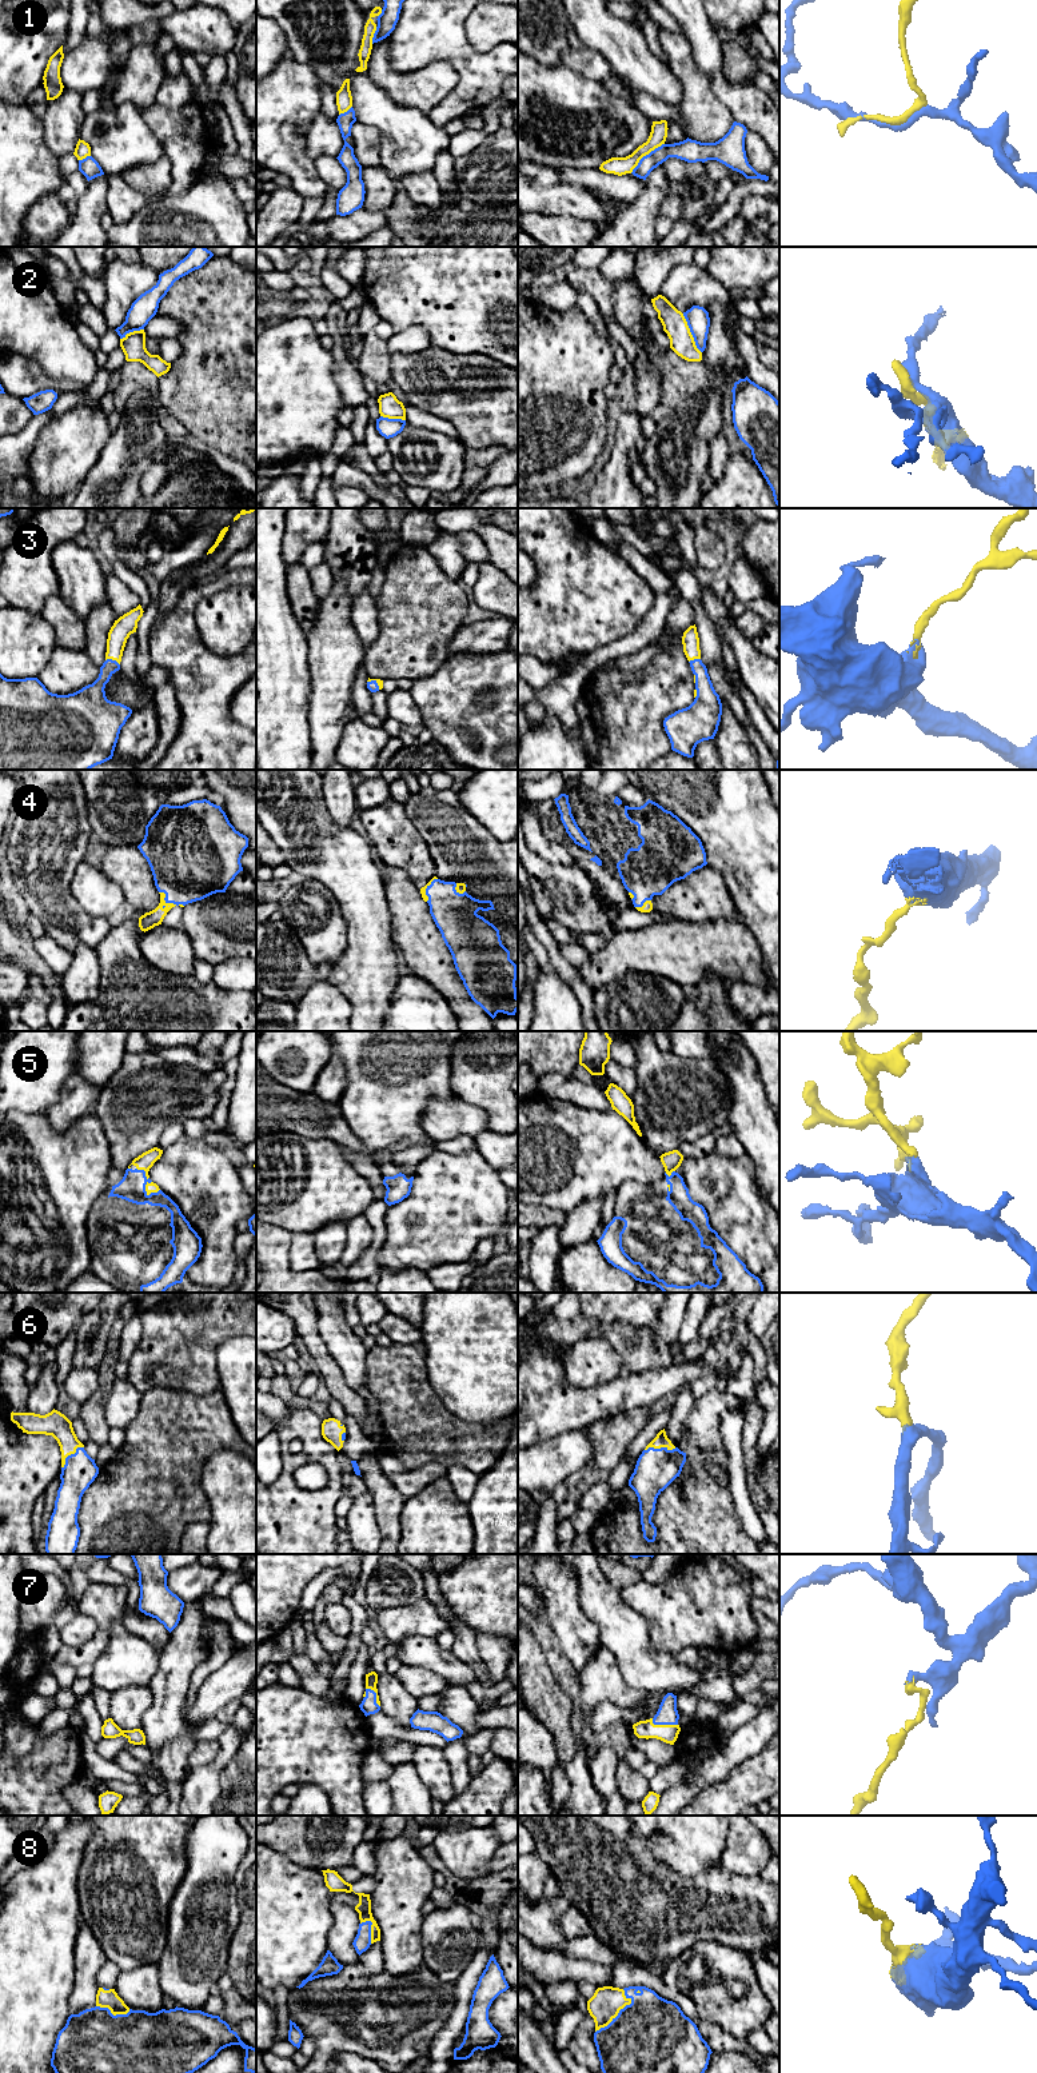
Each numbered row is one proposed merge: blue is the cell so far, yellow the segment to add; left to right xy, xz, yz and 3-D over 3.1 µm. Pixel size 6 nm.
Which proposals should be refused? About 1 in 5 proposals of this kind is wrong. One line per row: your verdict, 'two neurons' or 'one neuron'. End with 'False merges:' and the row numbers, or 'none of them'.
1: two neurons
2: two neurons
3: one neuron
4: one neuron
5: one neuron
6: one neuron
7: one neuron
8: one neuron
False merges: 1, 2

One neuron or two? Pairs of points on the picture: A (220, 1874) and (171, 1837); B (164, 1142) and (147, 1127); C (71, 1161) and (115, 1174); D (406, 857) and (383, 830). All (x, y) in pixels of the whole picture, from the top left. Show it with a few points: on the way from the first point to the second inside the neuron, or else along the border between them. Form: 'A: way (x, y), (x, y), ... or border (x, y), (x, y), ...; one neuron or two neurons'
A: border (190, 1829), (186, 1837), (186, 1873), (182, 1878); two neurons
B: border (182, 1121), (171, 1121), (155, 1146); two neurons
C: border (111, 1165), (107, 1173), (107, 1182), (111, 1186); two neurons
D: way (405, 850), (390, 835); one neuron

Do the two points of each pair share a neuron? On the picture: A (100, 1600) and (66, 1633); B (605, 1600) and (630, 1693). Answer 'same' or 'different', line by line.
A: different
B: different

